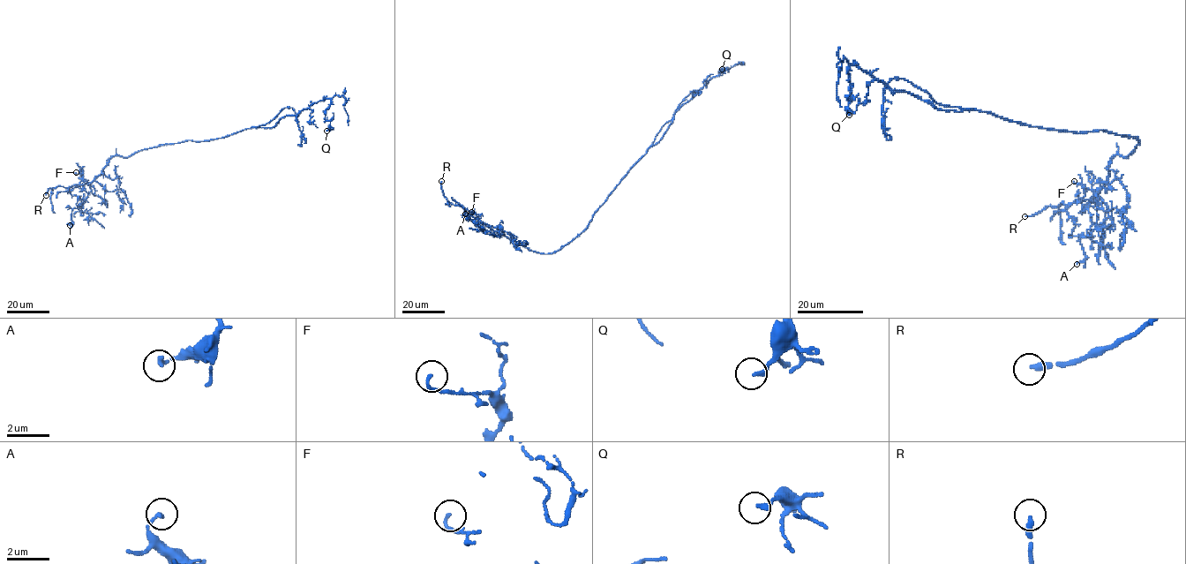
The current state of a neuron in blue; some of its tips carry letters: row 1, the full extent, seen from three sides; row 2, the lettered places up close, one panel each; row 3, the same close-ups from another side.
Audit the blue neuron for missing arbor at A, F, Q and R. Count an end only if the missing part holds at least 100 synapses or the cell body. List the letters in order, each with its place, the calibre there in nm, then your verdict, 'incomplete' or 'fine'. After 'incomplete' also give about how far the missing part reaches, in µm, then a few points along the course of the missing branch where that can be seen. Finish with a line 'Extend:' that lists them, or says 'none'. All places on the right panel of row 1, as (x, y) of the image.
A: (1077, 264) | 160 nm | fine
F: (1074, 181) | 120 nm | fine
Q: (849, 115) | 200 nm | fine
R: (1024, 216) | 280 nm | incomplete | 50 µm
Extend: R

